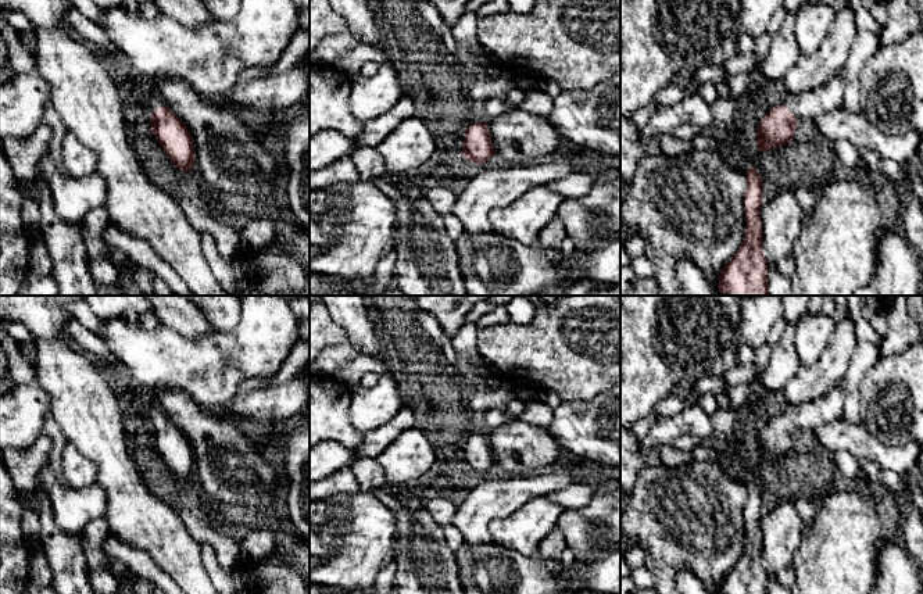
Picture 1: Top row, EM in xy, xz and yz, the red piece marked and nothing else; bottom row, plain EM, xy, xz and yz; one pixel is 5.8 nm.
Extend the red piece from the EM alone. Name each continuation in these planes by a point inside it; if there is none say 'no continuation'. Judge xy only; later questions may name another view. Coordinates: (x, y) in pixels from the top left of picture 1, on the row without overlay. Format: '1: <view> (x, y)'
1: xy (157, 412)

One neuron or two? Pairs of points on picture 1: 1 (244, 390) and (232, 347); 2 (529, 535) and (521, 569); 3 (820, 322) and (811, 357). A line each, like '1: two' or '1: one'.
1: two
2: two
3: one

